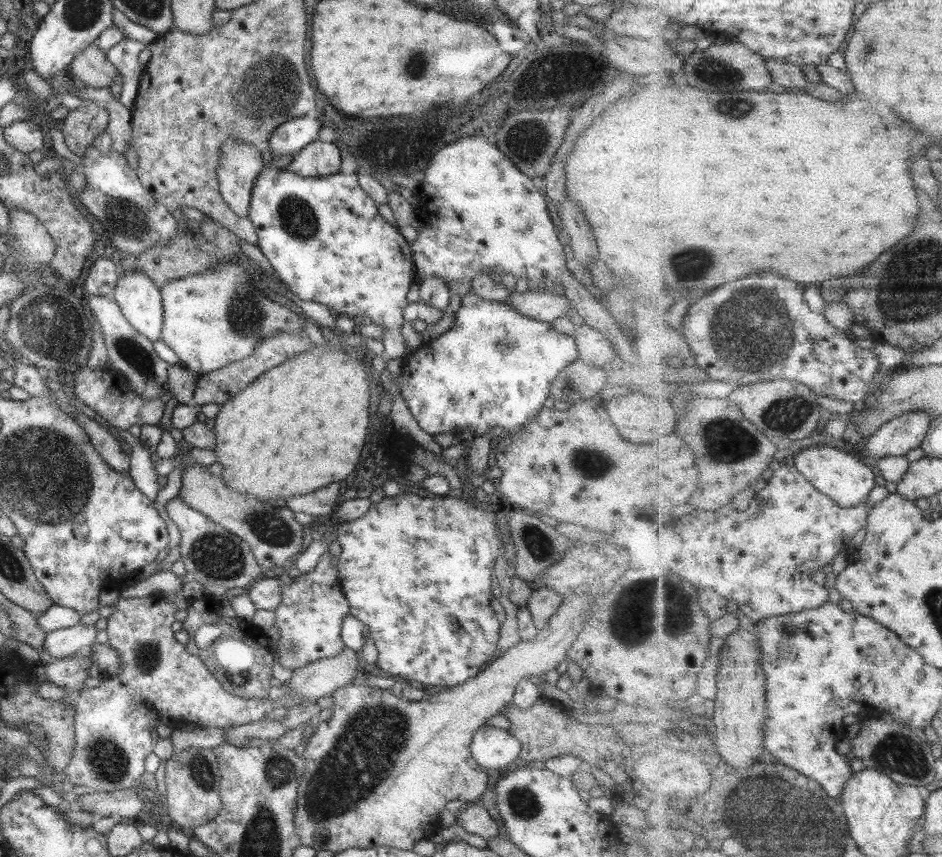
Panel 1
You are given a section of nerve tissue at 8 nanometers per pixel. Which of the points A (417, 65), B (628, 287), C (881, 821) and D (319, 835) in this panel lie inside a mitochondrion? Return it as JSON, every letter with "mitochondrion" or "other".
{"A":"mitochondrion","B":"other","C":"other","D":"mitochondrion"}

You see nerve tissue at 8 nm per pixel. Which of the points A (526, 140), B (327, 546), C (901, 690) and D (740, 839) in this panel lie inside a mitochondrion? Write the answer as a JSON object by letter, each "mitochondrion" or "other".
{"A":"mitochondrion","B":"other","C":"other","D":"mitochondrion"}

